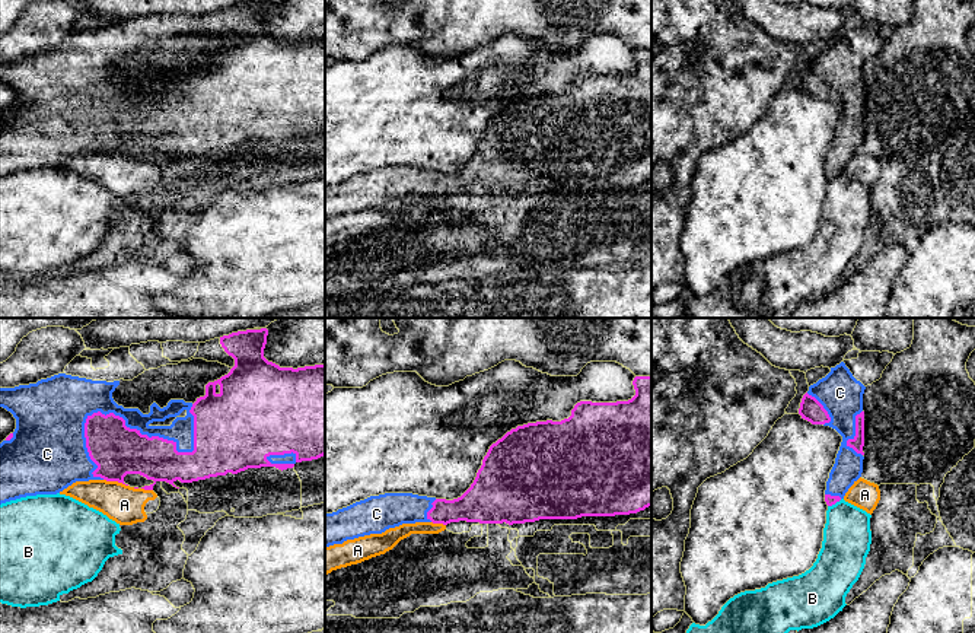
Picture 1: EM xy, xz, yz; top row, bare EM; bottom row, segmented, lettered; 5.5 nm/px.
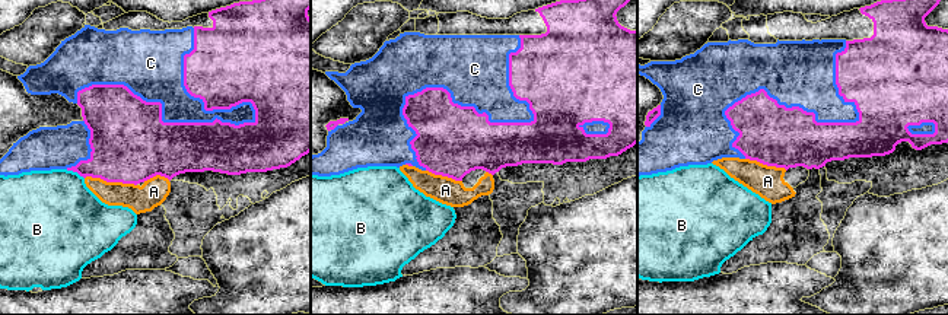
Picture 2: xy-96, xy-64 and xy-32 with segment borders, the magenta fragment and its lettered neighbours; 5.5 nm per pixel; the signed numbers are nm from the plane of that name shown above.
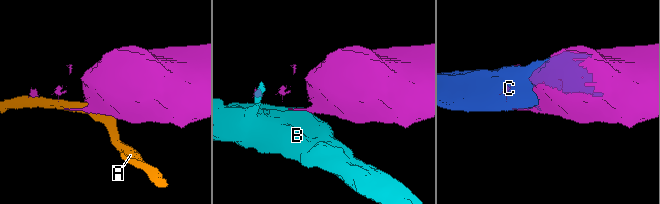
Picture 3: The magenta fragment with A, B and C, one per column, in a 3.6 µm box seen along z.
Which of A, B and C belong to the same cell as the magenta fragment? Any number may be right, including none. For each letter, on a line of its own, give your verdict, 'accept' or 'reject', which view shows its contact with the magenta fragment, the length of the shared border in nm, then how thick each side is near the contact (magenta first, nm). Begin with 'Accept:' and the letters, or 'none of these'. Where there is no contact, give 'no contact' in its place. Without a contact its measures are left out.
Accept: C
A: reject; meets magenta in xy; contact 140 nm long; 280 nm thick on the magenta side, 200 nm on the other
B: reject; meets magenta in yz; contact 90 nm long; 50 nm thick on the magenta side, 260 nm on the other
C: accept; meets magenta in xy; contact 700 nm long; 280 nm thick on the magenta side, 130 nm on the other

